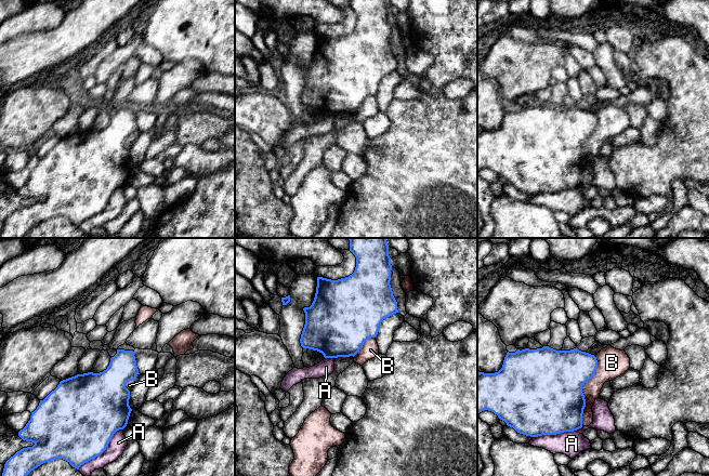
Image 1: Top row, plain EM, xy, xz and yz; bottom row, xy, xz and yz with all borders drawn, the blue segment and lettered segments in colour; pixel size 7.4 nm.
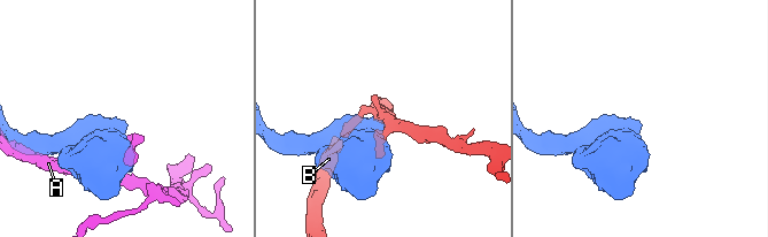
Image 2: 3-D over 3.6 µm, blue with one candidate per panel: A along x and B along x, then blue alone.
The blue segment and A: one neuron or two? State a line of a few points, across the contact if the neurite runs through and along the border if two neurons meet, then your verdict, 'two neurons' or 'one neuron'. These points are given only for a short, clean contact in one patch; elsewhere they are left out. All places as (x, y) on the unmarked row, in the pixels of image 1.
two neurons

